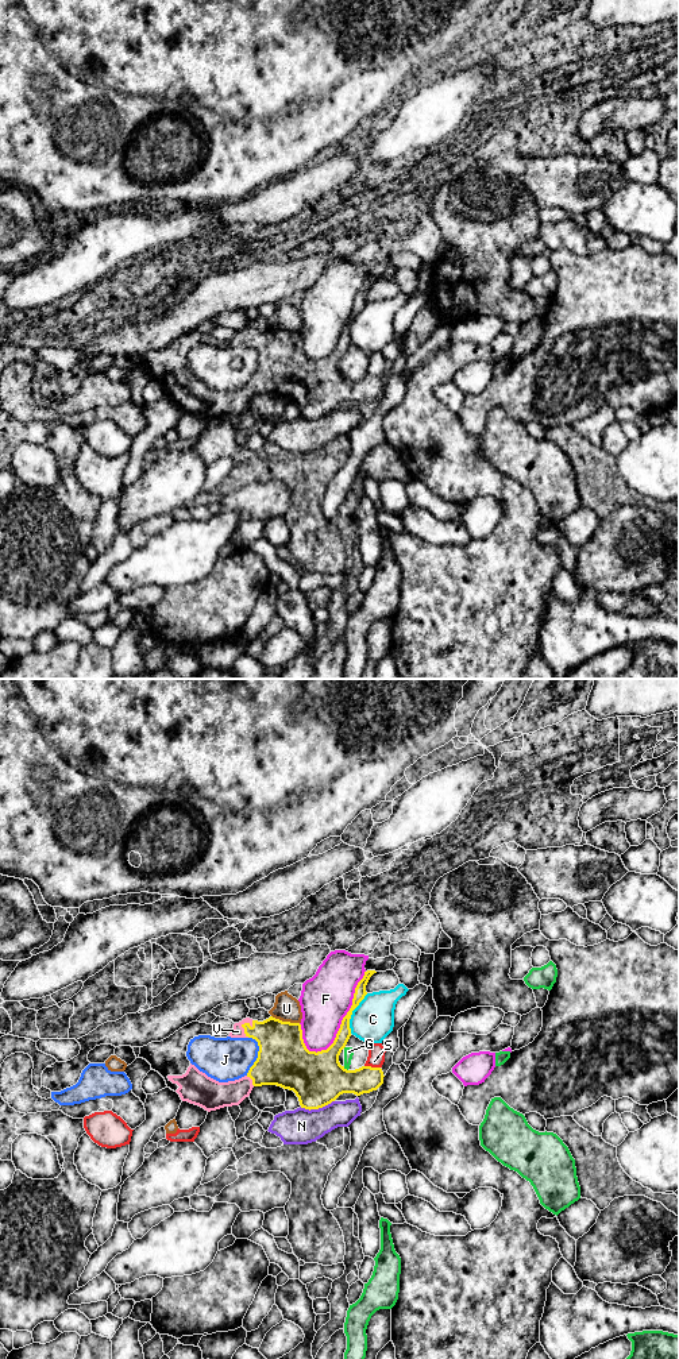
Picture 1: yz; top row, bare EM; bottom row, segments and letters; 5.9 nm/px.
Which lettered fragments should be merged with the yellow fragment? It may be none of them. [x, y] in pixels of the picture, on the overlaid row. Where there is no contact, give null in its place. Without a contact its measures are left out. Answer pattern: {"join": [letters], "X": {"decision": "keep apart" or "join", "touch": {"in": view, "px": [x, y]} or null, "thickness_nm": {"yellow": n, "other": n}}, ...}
{"join": ["V"], "C": {"decision": "keep apart", "touch": {"in": "yz", "px": [351, 1014]}, "thickness_nm": {"yellow": 80, "other": 240}}, "F": {"decision": "keep apart", "touch": {"in": "yz", "px": [343, 1018]}, "thickness_nm": {"yellow": 110, "other": 300}}, "G": {"decision": "keep apart", "touch": {"in": "yz", "px": [346, 1069]}, "thickness_nm": {"yellow": 320, "other": 60}}, "J": {"decision": "keep apart", "touch": {"in": "yz", "px": [258, 1056]}, "thickness_nm": {"yellow": 300, "other": 260}}, "N": {"decision": "keep apart", "touch": {"in": "yz", "px": [316, 1108]}, "thickness_nm": {"yellow": 320, "other": 220}}, "S": {"decision": "keep apart", "touch": {"in": "yz", "px": [373, 1068]}, "thickness_nm": {"yellow": 190, "other": 100}}, "U": {"decision": "keep apart", "touch": {"in": "yz", "px": [285, 1022]}, "thickness_nm": {"yellow": 300, "other": 160}}, "V": {"decision": "join", "touch": {"in": "yz", "px": [242, 1026]}, "thickness_nm": {"yellow": 260, "other": 80}}}

